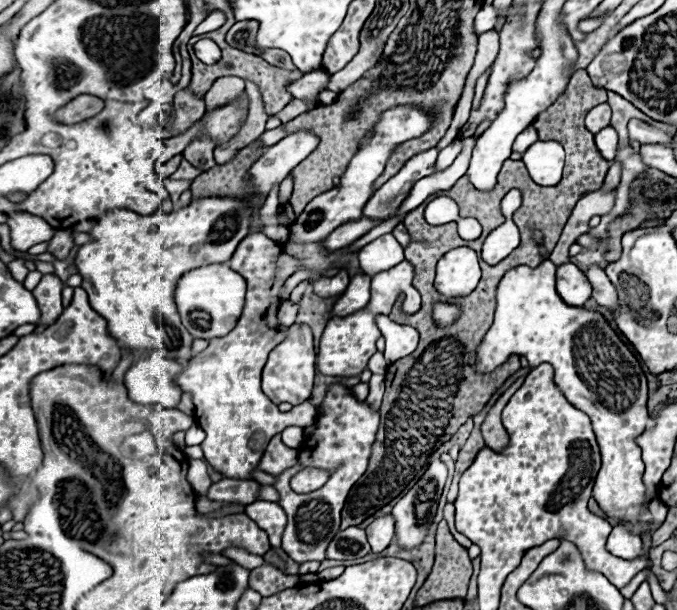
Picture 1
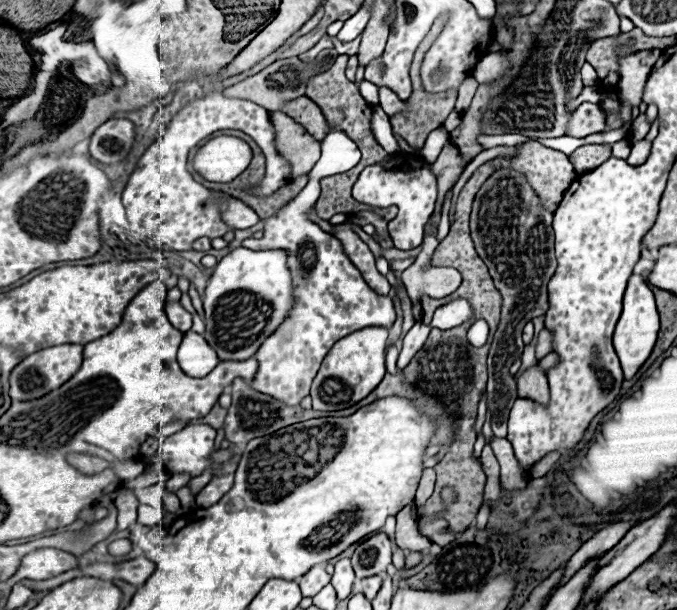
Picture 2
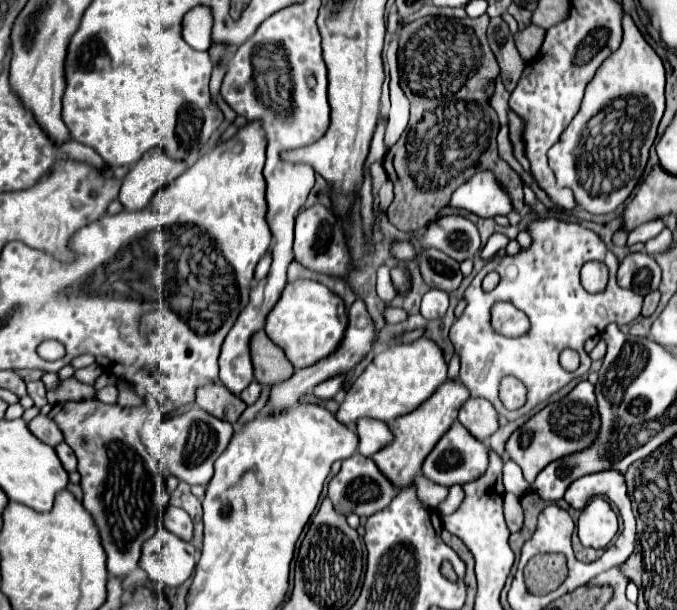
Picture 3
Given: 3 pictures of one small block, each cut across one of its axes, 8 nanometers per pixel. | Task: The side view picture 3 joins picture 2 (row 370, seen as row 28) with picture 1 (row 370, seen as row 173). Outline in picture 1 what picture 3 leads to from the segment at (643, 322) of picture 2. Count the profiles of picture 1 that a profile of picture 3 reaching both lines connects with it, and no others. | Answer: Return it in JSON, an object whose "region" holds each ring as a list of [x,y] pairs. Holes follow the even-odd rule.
{"region":[[[550,260],[536,268],[518,266],[508,270],[496,288],[494,324],[476,352],[476,370],[492,372],[510,354],[526,356],[530,366],[542,362],[554,366],[554,382],[560,392],[592,420],[602,454],[602,468],[594,484],[596,502],[612,518],[638,520],[648,510],[644,506],[642,450],[636,444],[648,420],[646,374],[638,358],[600,312],[570,306],[558,296],[556,264]]]}

